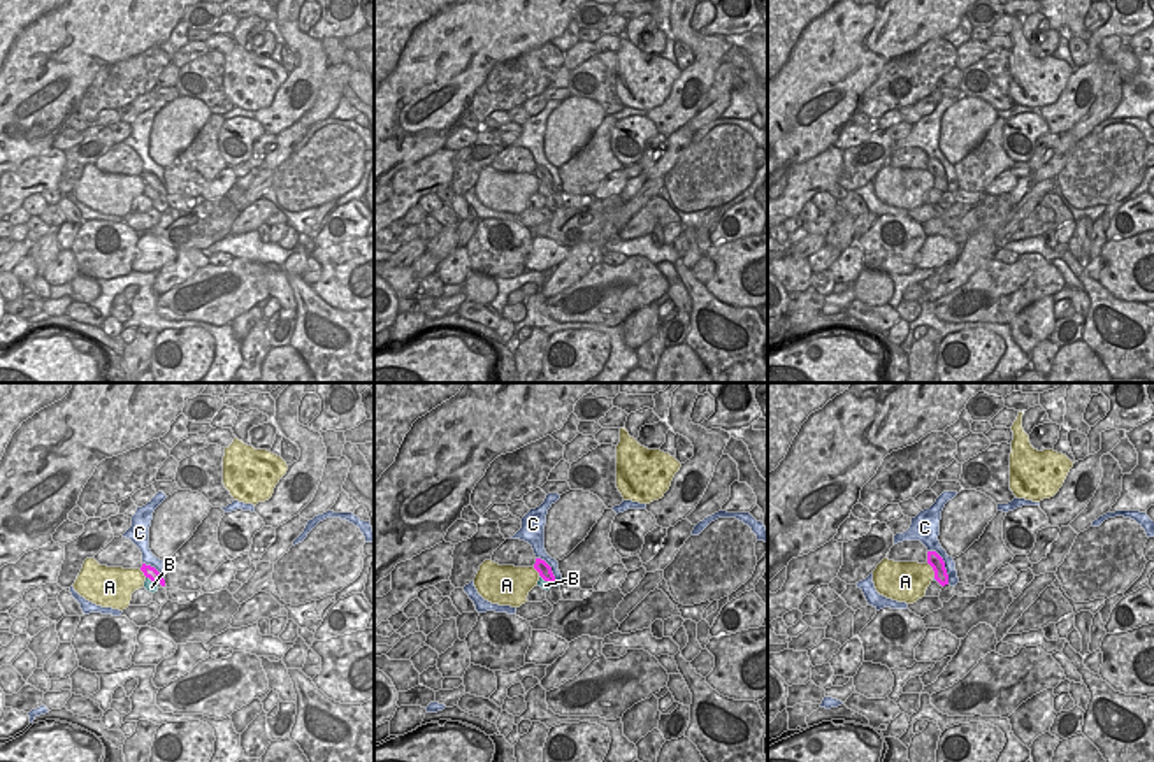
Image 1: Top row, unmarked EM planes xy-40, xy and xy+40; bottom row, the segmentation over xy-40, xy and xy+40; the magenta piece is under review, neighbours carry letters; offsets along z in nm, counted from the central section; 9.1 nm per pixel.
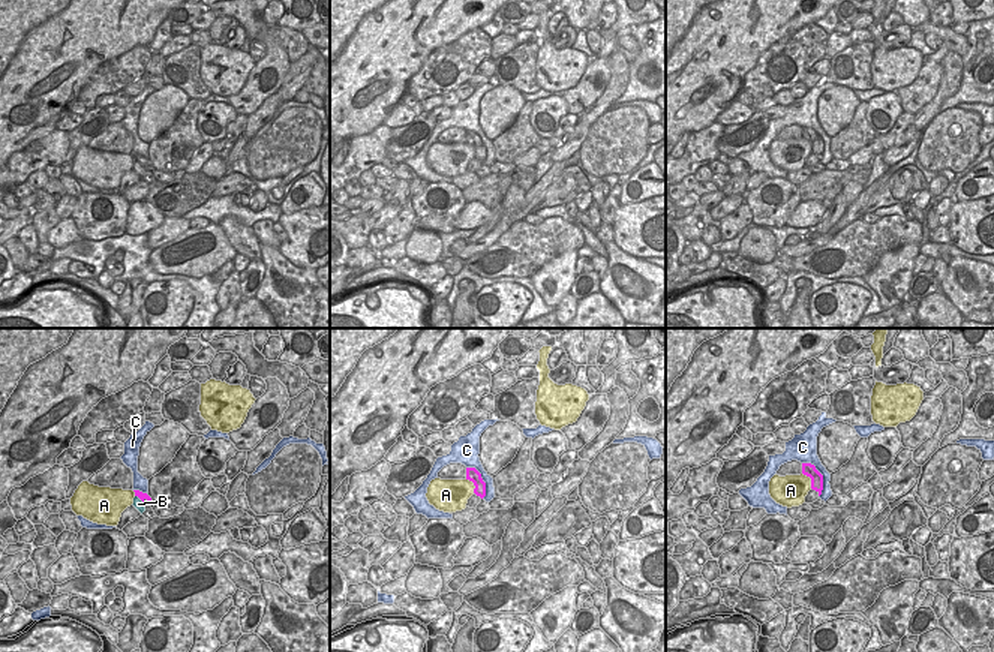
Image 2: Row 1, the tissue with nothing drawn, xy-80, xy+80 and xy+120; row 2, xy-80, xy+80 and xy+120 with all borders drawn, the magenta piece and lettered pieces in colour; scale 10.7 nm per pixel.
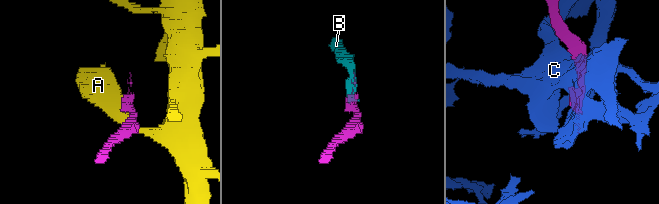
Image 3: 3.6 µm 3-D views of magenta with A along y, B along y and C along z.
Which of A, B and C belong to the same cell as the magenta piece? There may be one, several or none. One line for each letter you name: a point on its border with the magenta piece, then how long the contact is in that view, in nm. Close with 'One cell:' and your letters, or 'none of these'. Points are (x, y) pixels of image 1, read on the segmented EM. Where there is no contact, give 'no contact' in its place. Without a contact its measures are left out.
B: xy (548, 582) | 190 nm
One cell: B

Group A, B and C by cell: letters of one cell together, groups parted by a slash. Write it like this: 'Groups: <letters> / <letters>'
Groups: A / B / C.

